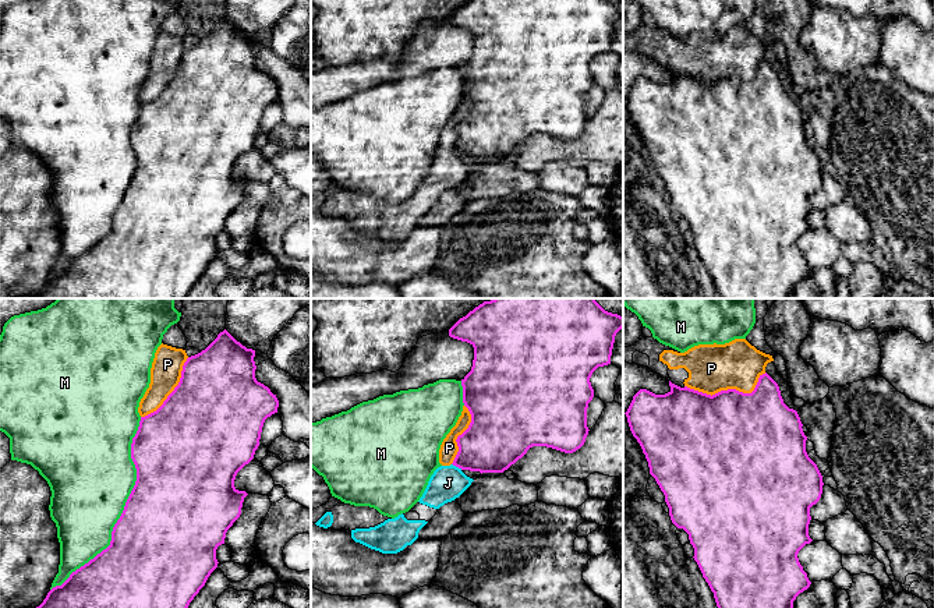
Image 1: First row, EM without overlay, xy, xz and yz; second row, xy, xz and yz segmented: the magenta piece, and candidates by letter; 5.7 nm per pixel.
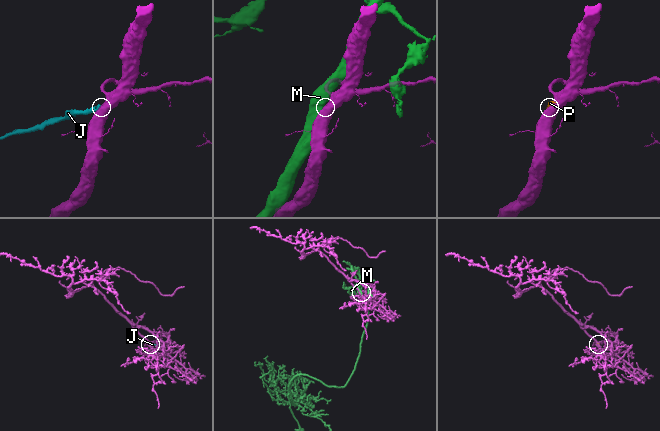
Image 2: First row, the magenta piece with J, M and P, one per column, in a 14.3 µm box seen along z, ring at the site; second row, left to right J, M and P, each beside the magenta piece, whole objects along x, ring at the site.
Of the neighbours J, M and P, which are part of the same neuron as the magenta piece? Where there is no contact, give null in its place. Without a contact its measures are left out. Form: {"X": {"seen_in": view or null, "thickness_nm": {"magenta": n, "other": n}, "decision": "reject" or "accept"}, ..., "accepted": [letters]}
{"J": {"seen_in": "xz", "thickness_nm": {"magenta": 340, "other": 200}, "decision": "reject"}, "M": {"seen_in": "xy", "thickness_nm": {"magenta": 500, "other": 460}, "decision": "reject"}, "P": {"seen_in": "yz", "thickness_nm": {"magenta": 480, "other": 280}, "decision": "reject"}, "accepted": []}

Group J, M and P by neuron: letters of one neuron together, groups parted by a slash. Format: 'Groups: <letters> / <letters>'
Groups: J P / M

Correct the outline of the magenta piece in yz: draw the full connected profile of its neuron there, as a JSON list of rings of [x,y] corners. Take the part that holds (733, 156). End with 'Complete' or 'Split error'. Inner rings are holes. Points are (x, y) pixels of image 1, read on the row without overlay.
[[[765,60],[760,63],[751,81],[743,81],[736,77],[721,78],[715,82],[707,82],[687,74],[680,75],[669,68],[671,78],[665,82],[655,82],[647,77],[640,77],[625,100],[633,124],[640,131],[648,149],[650,162],[655,166],[665,183],[672,211],[689,222],[690,231],[694,236],[694,248],[697,250],[703,265],[708,271],[719,298],[793,298],[796,284],[807,278],[811,269],[799,250],[797,241],[813,227],[809,223],[811,208],[810,195],[816,192],[822,181],[822,163],[817,152],[806,139],[807,124],[803,120],[803,112],[796,98],[789,96],[781,84],[778,71]]]. Complete

